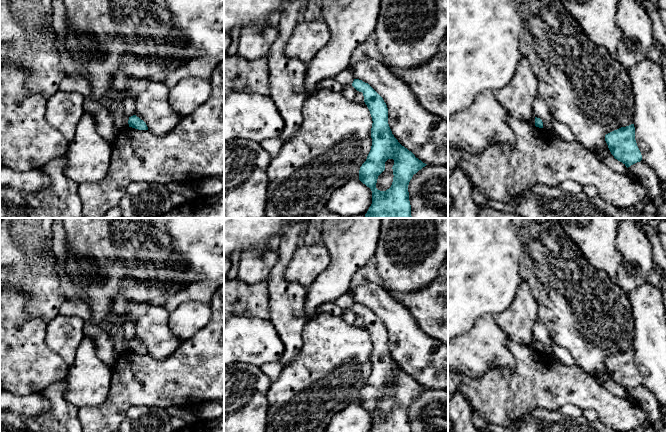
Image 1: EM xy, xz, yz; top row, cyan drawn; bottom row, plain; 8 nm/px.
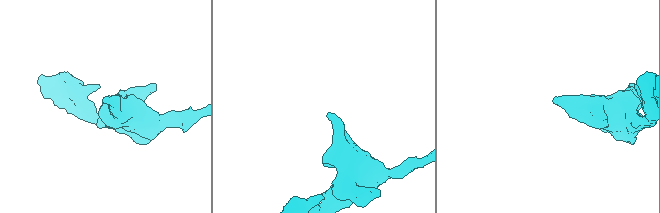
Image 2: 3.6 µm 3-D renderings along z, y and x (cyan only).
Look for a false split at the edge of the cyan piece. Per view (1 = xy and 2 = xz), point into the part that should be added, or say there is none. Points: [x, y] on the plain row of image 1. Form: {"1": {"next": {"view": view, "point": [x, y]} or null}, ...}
{"1": {"next": null}, "2": {"next": null}}

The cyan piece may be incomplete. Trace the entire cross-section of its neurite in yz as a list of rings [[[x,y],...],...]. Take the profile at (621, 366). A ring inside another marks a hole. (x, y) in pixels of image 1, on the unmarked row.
[[[634,348],[606,358],[605,365],[614,382],[622,386],[627,392],[642,384],[635,364]]]

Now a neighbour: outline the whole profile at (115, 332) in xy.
[[[103,322],[101,323],[101,327],[109,335],[110,339],[114,343],[114,351],[116,355],[129,350],[129,342],[124,338],[123,335],[123,324],[113,325]]]

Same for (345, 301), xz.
[[[344,294],[339,298],[337,298],[334,301],[334,304],[343,310],[343,309],[352,308],[354,305],[354,301],[348,294]]]

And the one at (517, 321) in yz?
[[[522,281],[512,305],[493,315],[498,326],[516,343],[528,346],[533,339],[533,326],[538,320],[539,303],[527,281]]]

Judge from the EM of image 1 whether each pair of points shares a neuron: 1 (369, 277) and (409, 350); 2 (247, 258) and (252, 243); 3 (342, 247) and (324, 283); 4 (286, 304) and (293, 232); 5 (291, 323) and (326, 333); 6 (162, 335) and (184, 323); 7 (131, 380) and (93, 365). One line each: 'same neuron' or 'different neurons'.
1: different neurons
2: different neurons
3: same neuron
4: same neuron
5: different neurons
6: different neurons
7: different neurons

